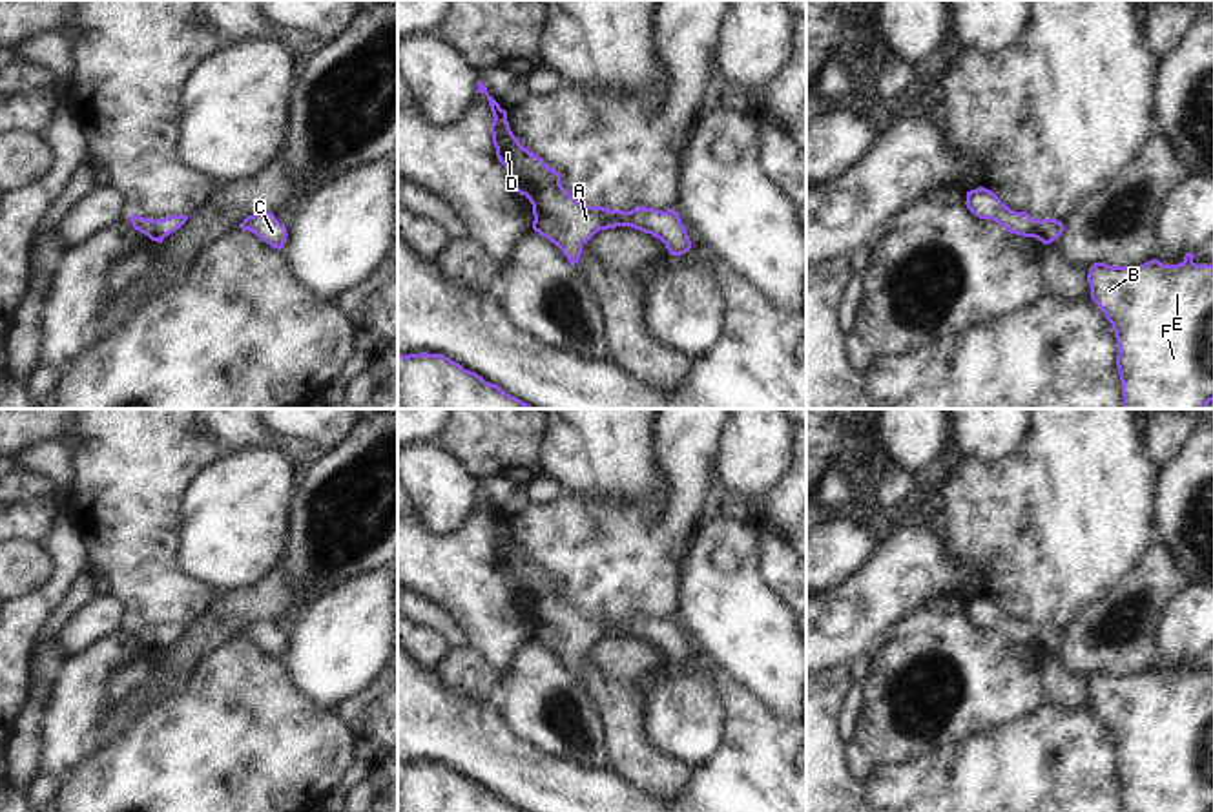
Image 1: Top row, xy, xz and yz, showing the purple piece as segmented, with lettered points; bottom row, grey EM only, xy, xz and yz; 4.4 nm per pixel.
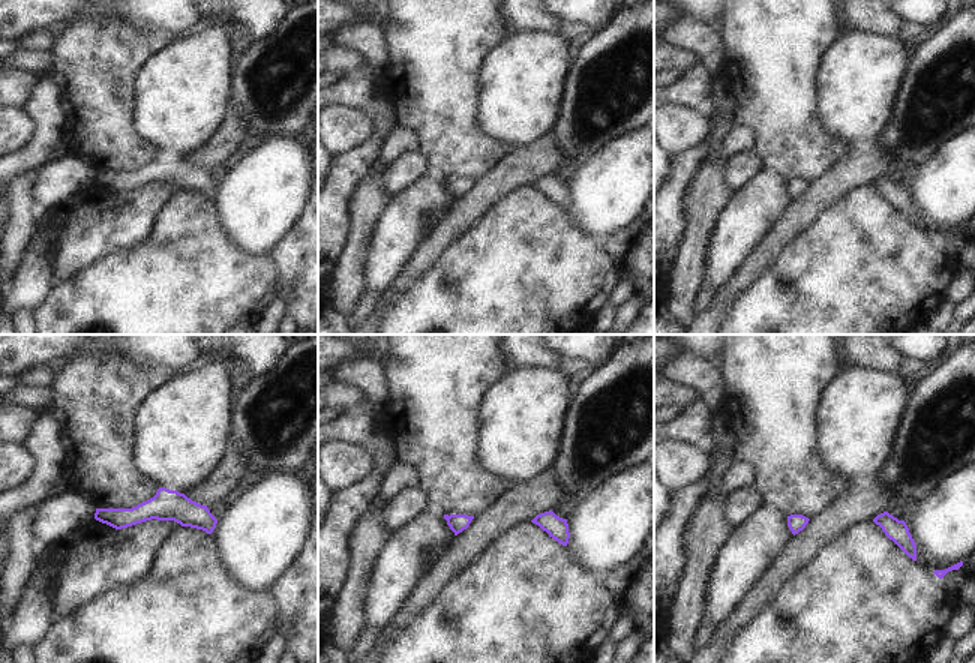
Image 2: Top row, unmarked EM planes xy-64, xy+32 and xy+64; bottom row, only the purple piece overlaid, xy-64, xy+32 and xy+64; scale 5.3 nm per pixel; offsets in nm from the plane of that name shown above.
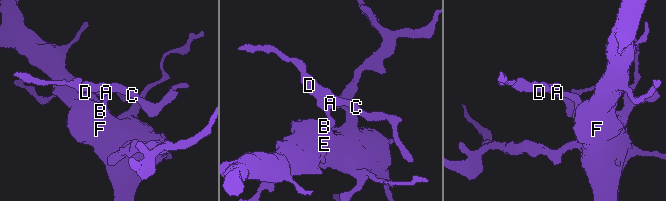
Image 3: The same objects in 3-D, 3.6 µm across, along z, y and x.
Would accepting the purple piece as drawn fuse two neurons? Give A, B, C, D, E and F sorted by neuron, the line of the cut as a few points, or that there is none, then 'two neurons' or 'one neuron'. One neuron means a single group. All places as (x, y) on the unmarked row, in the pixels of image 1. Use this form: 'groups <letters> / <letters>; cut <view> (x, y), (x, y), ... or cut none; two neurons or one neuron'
groups A B C D E F; cut none; one neuron

